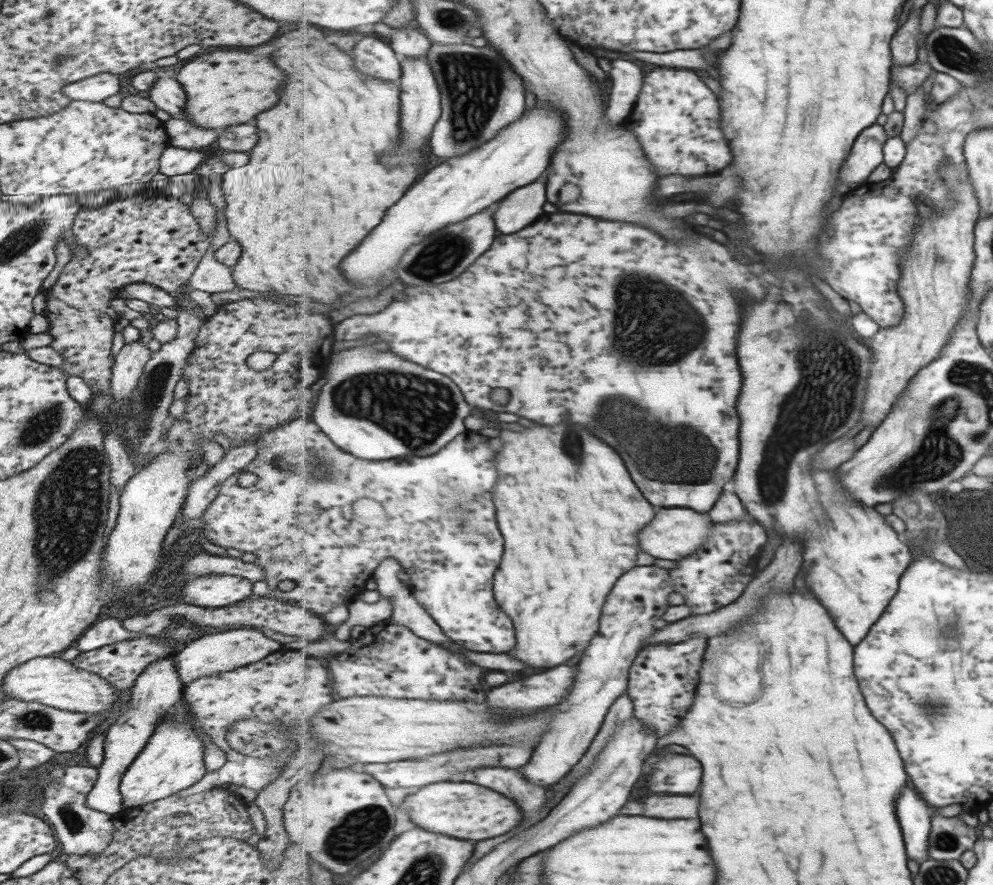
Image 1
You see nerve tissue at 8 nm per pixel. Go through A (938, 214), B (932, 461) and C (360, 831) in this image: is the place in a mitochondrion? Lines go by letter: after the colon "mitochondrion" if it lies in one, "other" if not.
A: other
B: mitochondrion
C: mitochondrion

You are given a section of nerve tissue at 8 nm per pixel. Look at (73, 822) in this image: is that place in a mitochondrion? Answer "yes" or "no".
yes

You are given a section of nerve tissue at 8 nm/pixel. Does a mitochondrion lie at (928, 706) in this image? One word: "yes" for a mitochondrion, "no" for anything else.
yes

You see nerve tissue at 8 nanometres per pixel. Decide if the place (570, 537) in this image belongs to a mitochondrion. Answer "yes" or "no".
no

